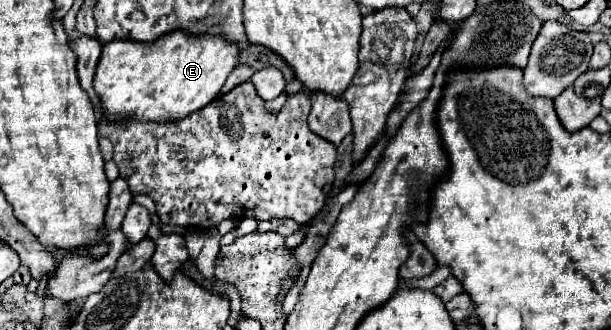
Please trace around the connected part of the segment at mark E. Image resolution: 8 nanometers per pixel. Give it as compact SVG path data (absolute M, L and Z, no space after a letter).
M185 31L167 33L167 37L159 37L151 45L111 41L103 45L93 89L101 101L103 117L109 123L177 121L203 109L219 95L225 79L237 67L239 53L237 45L221 37L193 37Z

